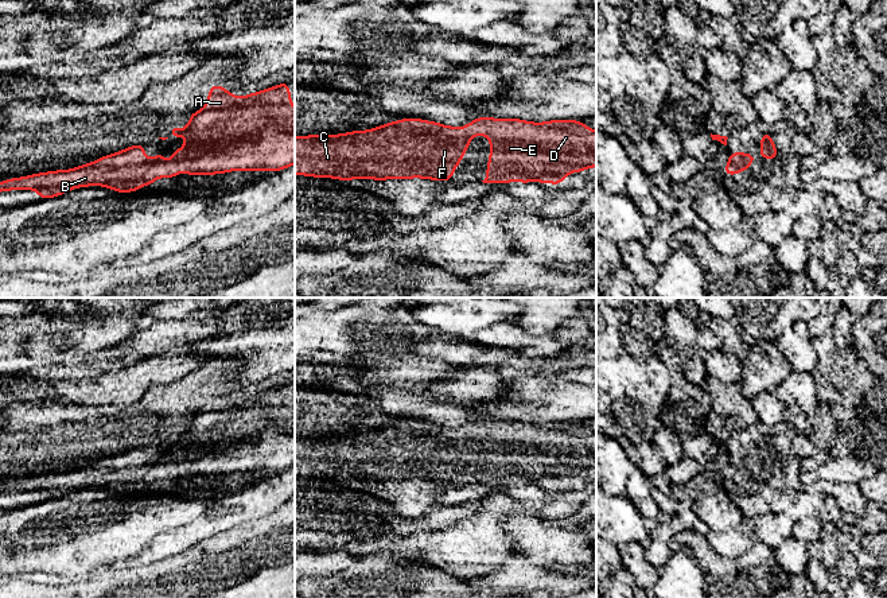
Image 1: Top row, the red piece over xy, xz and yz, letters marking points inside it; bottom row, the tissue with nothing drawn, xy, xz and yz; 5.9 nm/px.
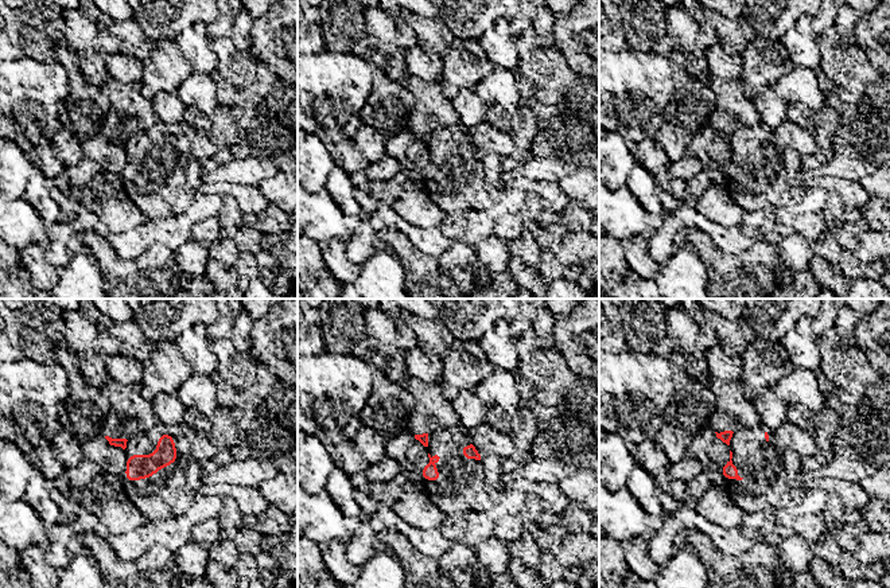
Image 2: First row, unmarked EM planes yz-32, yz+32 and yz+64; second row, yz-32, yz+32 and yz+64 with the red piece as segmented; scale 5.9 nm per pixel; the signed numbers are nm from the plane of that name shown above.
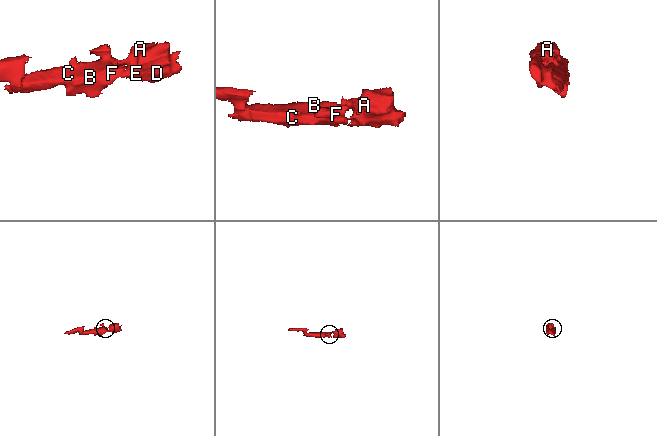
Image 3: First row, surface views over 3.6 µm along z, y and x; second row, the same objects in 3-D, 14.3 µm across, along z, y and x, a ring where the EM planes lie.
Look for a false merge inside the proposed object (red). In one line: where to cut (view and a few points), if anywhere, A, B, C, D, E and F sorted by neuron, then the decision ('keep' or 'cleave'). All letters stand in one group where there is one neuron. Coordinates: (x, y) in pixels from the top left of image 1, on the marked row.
no cut; A B C D E F; keep

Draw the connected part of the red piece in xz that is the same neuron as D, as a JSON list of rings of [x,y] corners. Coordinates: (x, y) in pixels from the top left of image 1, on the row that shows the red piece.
[[[405,117],[367,131],[339,135],[295,136],[295,175],[353,179],[431,179],[452,180],[456,166],[468,150],[472,136],[490,139],[490,159],[483,183],[538,182],[557,187],[571,172],[596,167],[596,131],[581,120],[533,123],[521,119],[474,117],[467,127]]]

